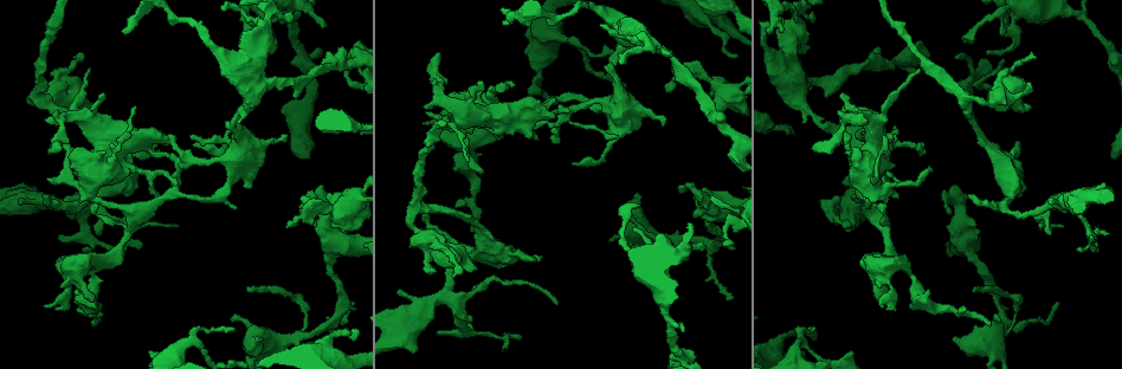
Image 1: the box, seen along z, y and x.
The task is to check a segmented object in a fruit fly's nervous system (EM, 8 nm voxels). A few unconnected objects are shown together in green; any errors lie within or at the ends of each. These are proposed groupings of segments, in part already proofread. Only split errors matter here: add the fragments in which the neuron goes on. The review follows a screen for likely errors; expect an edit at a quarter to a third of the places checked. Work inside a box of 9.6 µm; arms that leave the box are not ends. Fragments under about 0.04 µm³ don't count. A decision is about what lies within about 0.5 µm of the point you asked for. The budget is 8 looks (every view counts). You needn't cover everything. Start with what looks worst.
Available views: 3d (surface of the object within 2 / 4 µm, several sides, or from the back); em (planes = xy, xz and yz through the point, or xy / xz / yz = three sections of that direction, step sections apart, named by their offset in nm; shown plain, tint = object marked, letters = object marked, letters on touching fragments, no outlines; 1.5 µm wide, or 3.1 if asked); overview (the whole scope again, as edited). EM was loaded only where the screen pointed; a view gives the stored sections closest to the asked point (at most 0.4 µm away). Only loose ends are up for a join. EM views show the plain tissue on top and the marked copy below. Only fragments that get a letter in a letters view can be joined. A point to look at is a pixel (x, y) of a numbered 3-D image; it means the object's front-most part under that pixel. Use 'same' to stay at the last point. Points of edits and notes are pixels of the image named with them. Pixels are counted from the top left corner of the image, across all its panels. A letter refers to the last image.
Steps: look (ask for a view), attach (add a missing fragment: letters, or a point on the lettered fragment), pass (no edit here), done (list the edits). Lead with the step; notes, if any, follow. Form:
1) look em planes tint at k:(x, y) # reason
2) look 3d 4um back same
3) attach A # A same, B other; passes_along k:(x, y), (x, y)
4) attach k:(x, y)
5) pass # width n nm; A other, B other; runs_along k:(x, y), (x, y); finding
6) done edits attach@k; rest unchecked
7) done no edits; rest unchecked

look em planes letters at 1:(666, 92) # free end

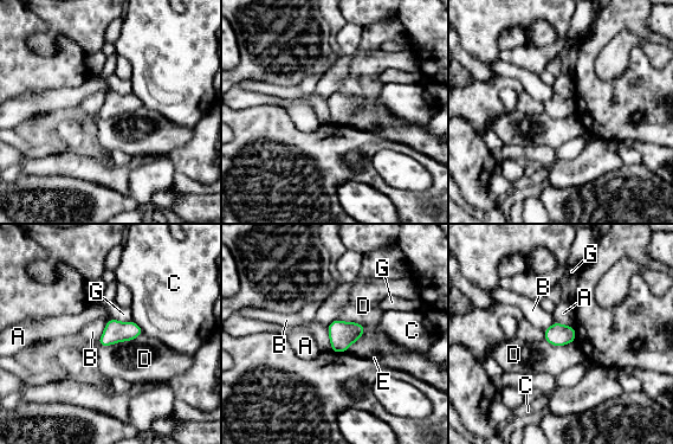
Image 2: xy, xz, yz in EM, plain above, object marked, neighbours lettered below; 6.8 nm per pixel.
pass # width 150 nm; A other, B other, C other, D other, E other, G other; border 2:(337, 319), (364, 328), (344, 352); none of them fits

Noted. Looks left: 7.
look em xy step 4 tint at 1:(93, 323) # tapers out

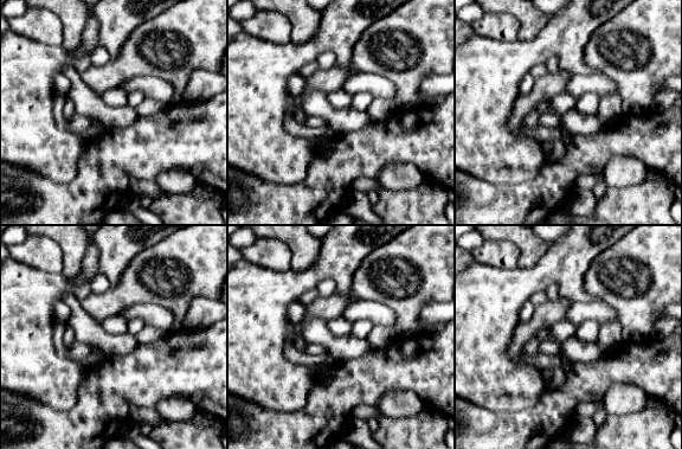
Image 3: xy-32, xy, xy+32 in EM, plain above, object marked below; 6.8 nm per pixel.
look em planes letters same # cut it another way

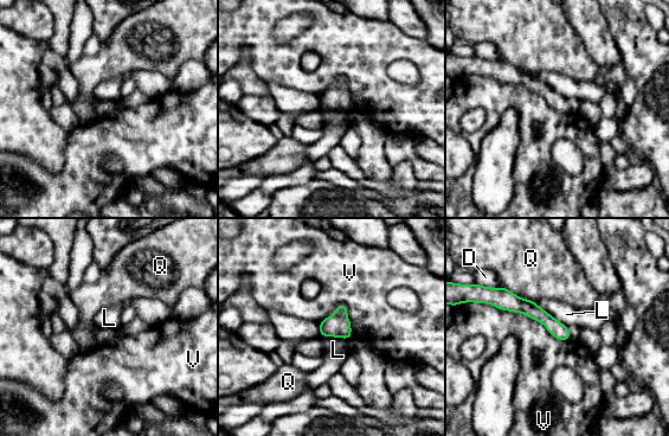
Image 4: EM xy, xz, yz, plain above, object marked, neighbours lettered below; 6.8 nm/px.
pass # width 110 nm; D other, L other, Q other, V other; none of them fits

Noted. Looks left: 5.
look em xy step 4 tint at 1:(932, 171) # thin end

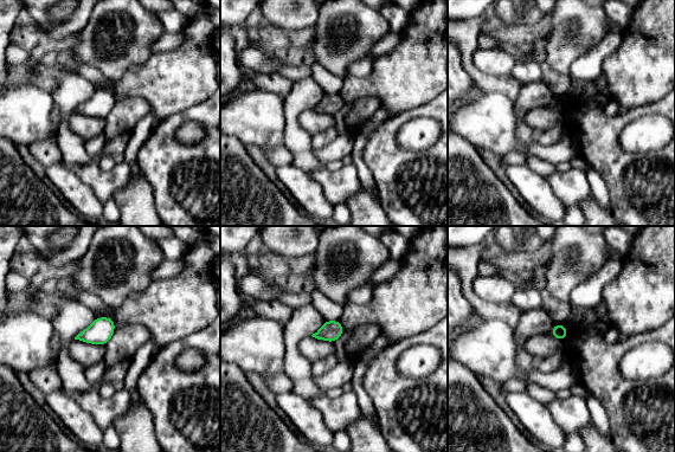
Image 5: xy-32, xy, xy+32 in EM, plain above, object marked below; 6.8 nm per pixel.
look em planes letters same

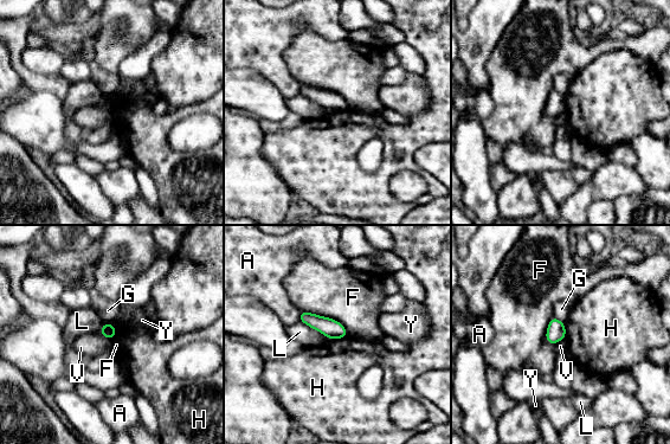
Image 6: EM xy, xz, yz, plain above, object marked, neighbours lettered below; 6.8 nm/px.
pass # A other, F other, G other, H other, L other, V other, Y other; none of them fits

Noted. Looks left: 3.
done no edits; rest unchecked

